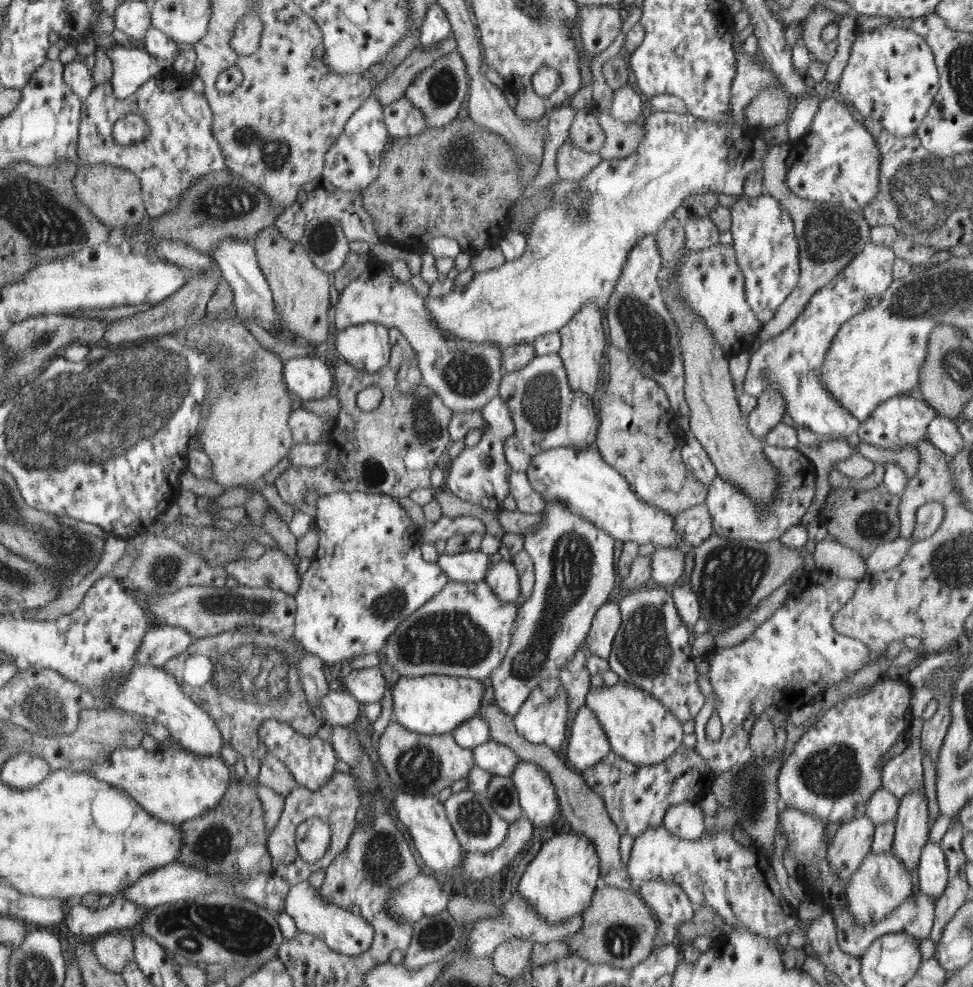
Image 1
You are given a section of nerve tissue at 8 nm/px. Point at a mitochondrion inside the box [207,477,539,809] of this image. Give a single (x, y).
(454, 639)

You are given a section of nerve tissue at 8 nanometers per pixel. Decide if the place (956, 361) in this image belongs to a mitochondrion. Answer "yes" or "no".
yes

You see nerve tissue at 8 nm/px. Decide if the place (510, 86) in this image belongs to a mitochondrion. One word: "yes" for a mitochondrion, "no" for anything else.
no

